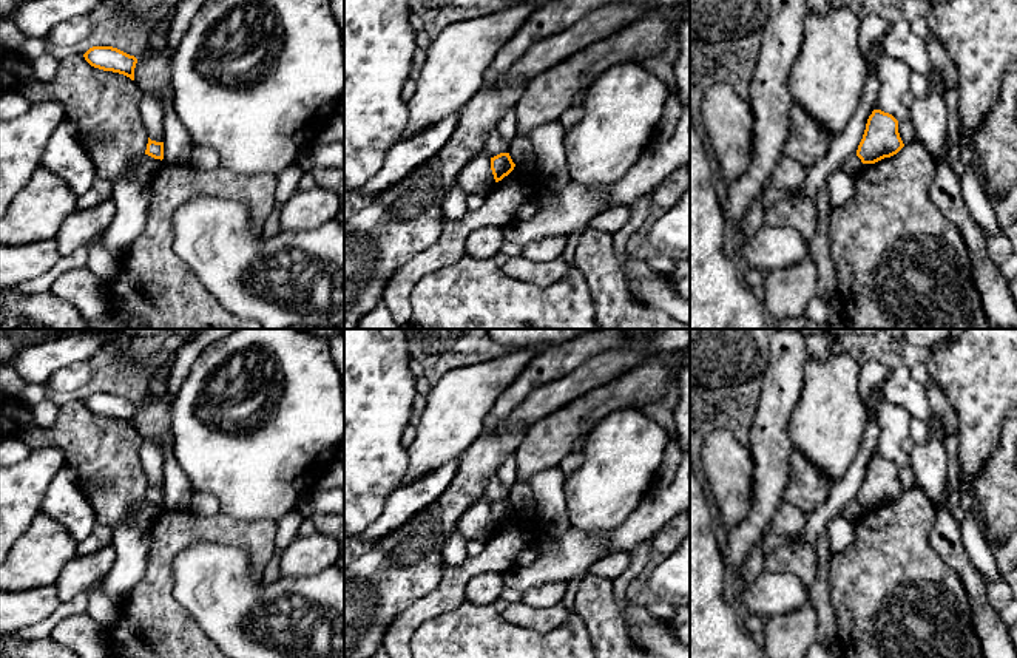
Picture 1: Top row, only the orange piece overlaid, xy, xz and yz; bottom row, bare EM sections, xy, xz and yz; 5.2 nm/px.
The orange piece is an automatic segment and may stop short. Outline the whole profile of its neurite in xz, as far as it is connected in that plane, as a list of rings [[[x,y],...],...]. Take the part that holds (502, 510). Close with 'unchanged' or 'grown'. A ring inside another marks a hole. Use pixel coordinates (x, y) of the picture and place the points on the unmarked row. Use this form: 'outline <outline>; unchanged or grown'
outline [[[500,499],[491,504],[491,516],[495,528],[502,527],[514,516],[515,510],[512,508],[509,499]]]; unchanged

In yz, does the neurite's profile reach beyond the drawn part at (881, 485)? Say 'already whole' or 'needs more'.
already whole

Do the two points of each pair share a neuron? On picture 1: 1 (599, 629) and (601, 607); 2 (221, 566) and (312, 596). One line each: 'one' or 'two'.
1: one
2: one

